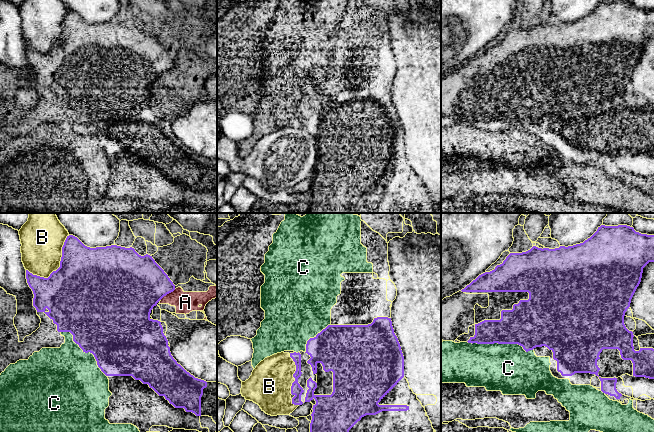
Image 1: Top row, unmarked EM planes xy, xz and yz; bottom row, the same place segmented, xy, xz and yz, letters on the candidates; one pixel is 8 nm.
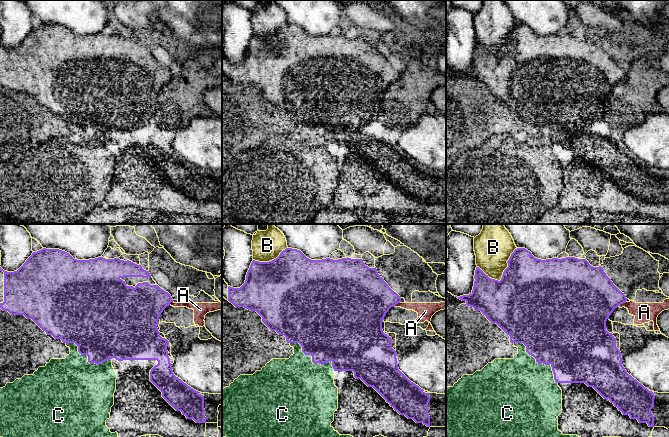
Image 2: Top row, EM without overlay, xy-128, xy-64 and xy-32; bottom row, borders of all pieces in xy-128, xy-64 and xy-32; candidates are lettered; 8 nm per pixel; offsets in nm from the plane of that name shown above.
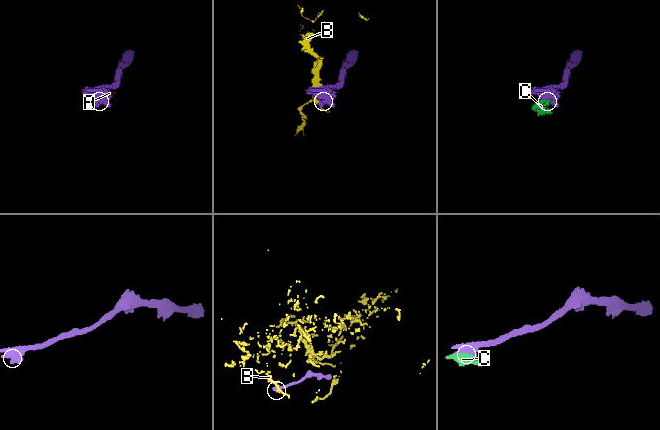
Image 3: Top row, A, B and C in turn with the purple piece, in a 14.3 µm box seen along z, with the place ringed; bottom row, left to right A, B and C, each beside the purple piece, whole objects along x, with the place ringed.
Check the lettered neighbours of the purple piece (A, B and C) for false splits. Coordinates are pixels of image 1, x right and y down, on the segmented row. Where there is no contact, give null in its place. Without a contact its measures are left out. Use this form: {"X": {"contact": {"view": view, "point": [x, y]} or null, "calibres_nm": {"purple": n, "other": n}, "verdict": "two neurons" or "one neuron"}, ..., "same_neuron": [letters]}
{"A": {"contact": {"view": "xy", "point": [167, 293]}, "calibres_nm": {"purple": 440, "other": 180}, "verdict": "two neurons"}, "B": {"contact": {"view": "xy", "point": [59, 267]}, "calibres_nm": {"purple": 500, "other": 340}, "verdict": "two neurons"}, "C": {"contact": {"view": "yz", "point": [500, 343]}, "calibres_nm": {"purple": 320, "other": 380}, "verdict": "two neurons"}, "same_neuron": []}

